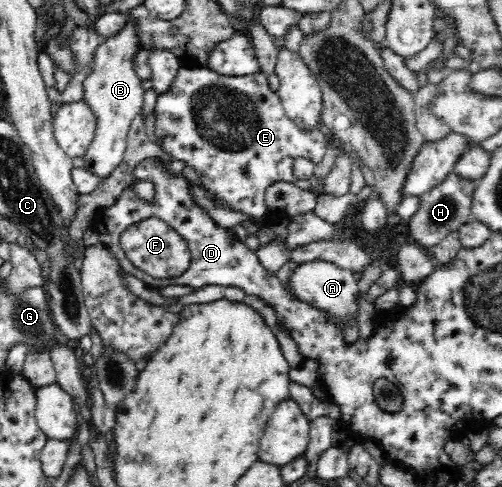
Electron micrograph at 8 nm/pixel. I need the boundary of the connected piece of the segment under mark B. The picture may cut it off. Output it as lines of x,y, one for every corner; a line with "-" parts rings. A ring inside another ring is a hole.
129,19
128,24
116,36
108,37
105,43
97,47
93,70
83,82
82,99
93,114
94,131
93,139
82,158
85,161
84,167
101,179
108,178
123,161
131,121
143,105
143,79
135,73
132,63
132,58
141,49
141,43
135,34
135,22

